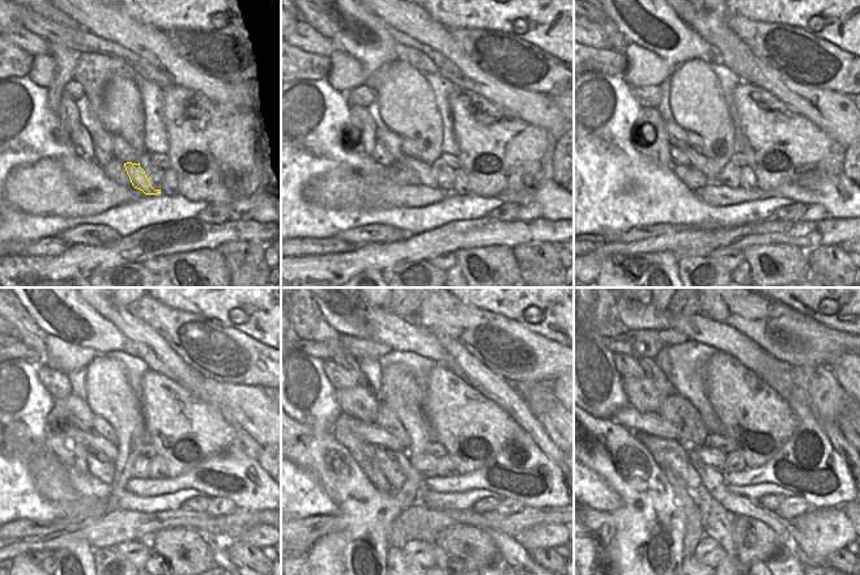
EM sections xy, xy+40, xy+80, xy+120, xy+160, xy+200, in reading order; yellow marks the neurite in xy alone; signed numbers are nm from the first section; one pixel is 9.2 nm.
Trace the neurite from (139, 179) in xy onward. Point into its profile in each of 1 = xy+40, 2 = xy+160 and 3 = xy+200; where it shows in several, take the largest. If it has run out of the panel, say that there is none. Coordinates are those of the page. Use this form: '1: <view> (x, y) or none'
1: xy+40 (425, 171)
2: xy+160 (375, 434)
3: xy+200 (654, 424)

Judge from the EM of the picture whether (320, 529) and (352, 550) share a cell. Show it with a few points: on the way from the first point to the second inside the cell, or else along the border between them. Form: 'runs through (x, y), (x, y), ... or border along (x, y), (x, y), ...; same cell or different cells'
border along (337, 516), (341, 527), (323, 535), (309, 559); different cells

